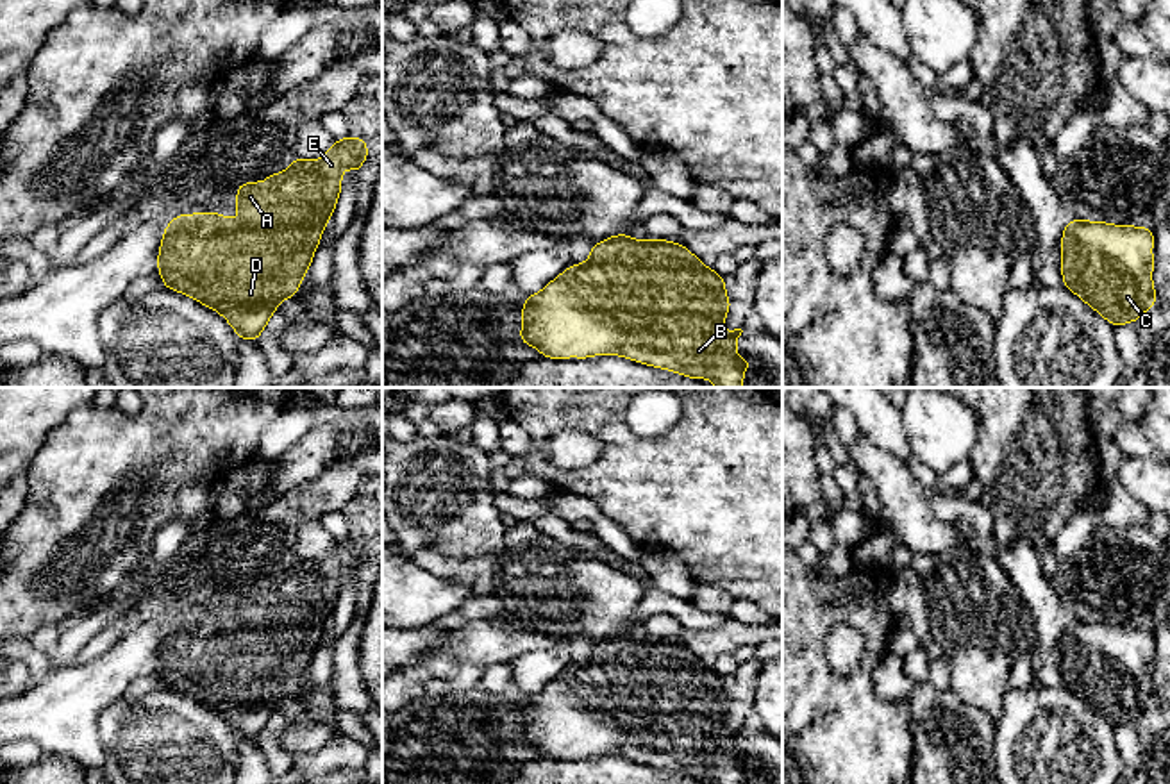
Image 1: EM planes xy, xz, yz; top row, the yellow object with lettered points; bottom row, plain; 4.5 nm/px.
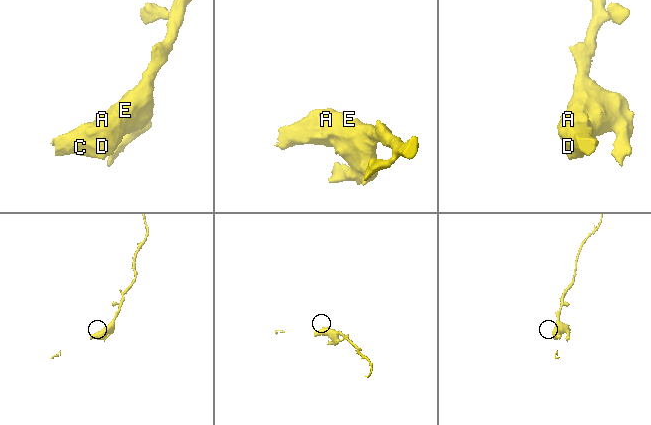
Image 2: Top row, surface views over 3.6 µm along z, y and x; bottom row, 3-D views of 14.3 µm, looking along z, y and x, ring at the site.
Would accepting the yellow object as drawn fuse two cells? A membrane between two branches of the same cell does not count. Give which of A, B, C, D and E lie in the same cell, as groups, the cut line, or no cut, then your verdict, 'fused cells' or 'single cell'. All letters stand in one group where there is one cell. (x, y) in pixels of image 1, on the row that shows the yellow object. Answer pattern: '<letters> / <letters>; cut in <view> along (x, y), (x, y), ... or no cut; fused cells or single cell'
A B C D E; no cut; single cell

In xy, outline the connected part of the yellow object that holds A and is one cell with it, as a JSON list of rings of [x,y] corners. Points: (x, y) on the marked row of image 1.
[[[347,136],[316,161],[293,159],[286,171],[272,173],[264,182],[243,182],[236,188],[236,214],[247,214],[247,225],[216,211],[175,216],[164,229],[157,257],[164,288],[218,311],[241,339],[259,339],[277,305],[297,296],[309,271],[339,198],[343,170],[350,166],[357,175],[368,154],[363,138]]]

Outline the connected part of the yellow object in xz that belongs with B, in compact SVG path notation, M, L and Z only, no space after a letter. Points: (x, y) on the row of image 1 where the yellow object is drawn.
M618 234L591 245L591 255L584 264L568 266L539 293L527 296L522 305L520 341L547 359L614 354L697 380L709 377L716 388L743 388L743 371L752 366L752 359L743 361L736 355L736 341L743 330L734 329L731 334L723 330L725 314L732 305L725 284L725 279L675 241L657 238L638 241L629 234Z

